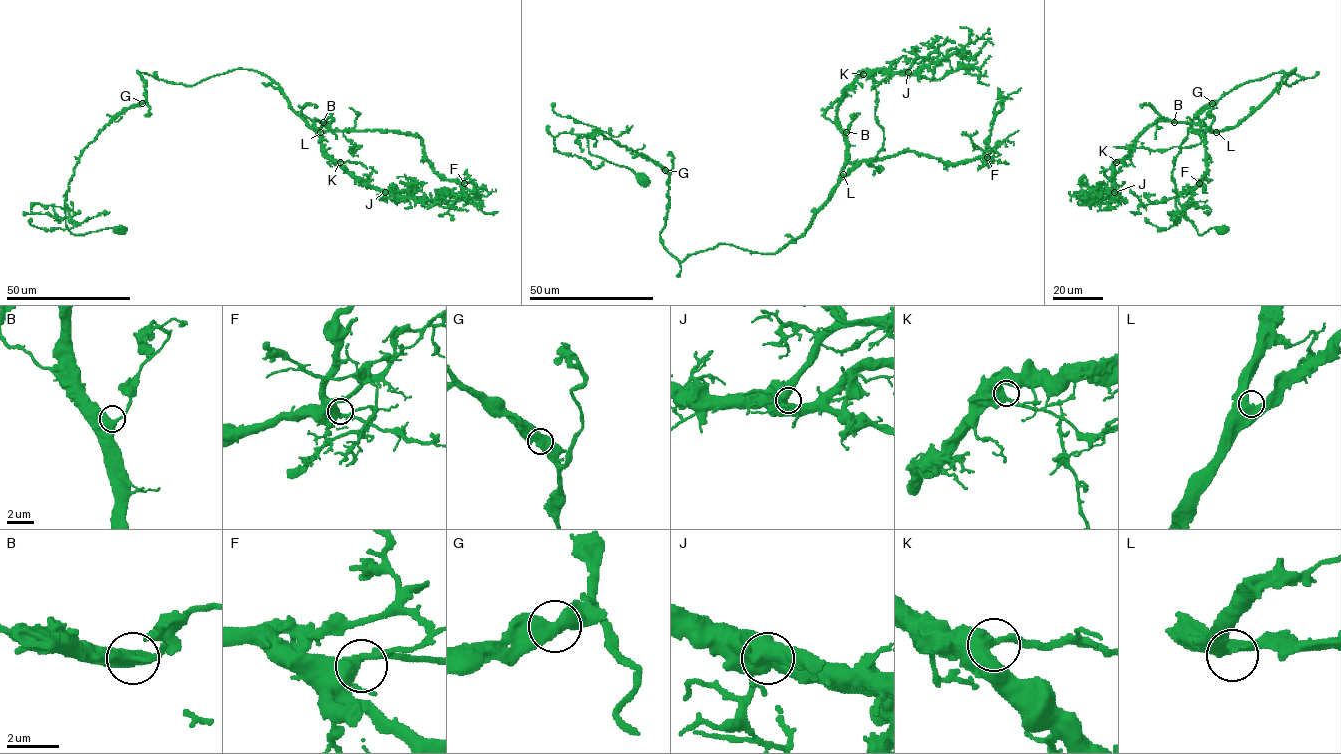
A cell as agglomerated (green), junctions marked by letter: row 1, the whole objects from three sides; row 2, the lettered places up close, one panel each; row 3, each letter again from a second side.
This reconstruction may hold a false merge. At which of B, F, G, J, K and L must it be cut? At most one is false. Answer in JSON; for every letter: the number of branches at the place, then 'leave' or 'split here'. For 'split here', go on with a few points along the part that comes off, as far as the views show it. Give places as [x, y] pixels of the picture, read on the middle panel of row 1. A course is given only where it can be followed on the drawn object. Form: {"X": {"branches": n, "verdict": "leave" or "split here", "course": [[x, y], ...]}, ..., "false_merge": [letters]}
{"B": {"branches": 2, "verdict": "leave"}, "F": {"branches": 2, "verdict": "leave"}, "G": {"branches": 2, "verdict": "split here", "course": [[665, 170], [597, 131], [589, 137], [561, 132], [554, 139], [560, 152], [584, 158], [595, 169], [603, 161]]}, "J": {"branches": 2, "verdict": "leave"}, "K": {"branches": 2, "verdict": "leave"}, "L": {"branches": 2, "verdict": "leave"}, "false_merge": ["G"]}

